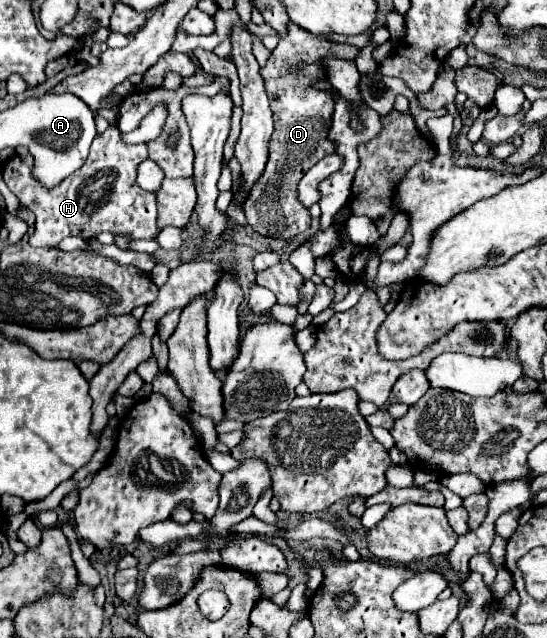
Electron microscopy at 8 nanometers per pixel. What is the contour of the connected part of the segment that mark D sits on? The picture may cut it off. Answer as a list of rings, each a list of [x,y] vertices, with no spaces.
[[[290,22],[286,36],[280,38],[280,44],[270,54],[268,64],[260,70],[274,114],[274,134],[270,138],[266,170],[252,186],[244,204],[246,220],[258,234],[290,240],[310,228],[312,216],[298,200],[298,182],[318,160],[336,152],[336,144],[328,138],[328,126],[332,126],[332,110],[336,104],[334,94],[316,86],[316,82],[328,80],[324,58],[328,58],[330,52],[332,58],[354,62],[360,48],[332,40],[326,42],[326,38],[312,36],[304,28],[292,26]]]

